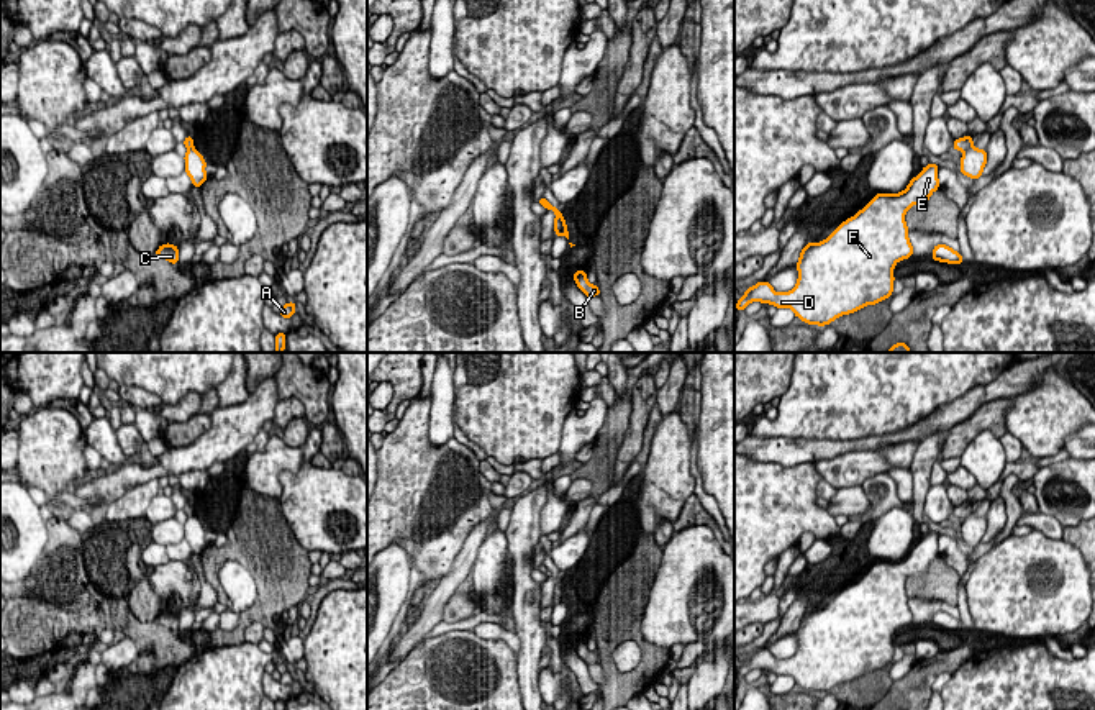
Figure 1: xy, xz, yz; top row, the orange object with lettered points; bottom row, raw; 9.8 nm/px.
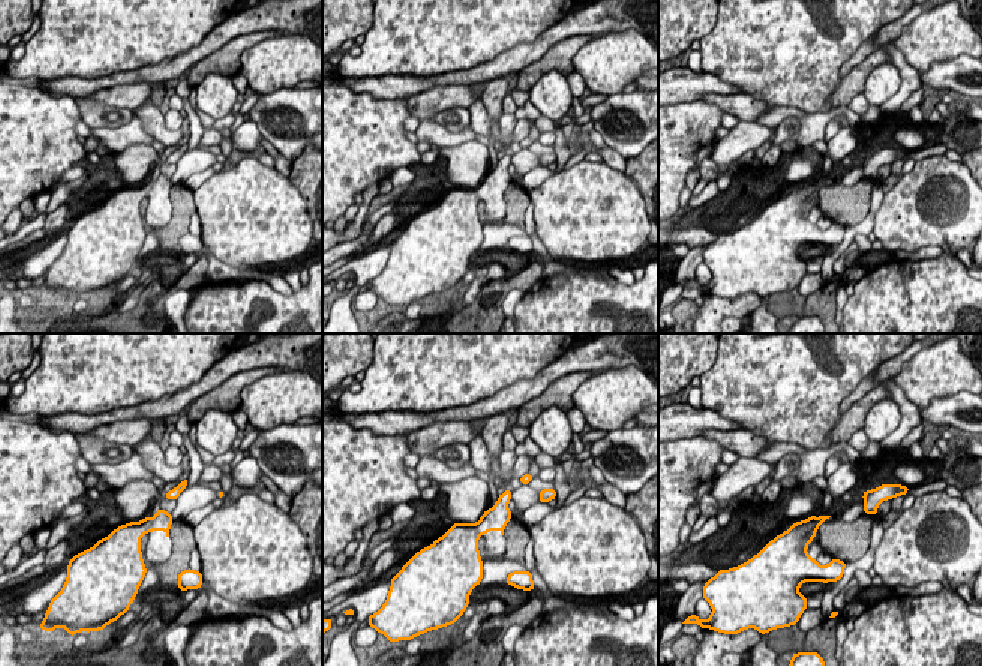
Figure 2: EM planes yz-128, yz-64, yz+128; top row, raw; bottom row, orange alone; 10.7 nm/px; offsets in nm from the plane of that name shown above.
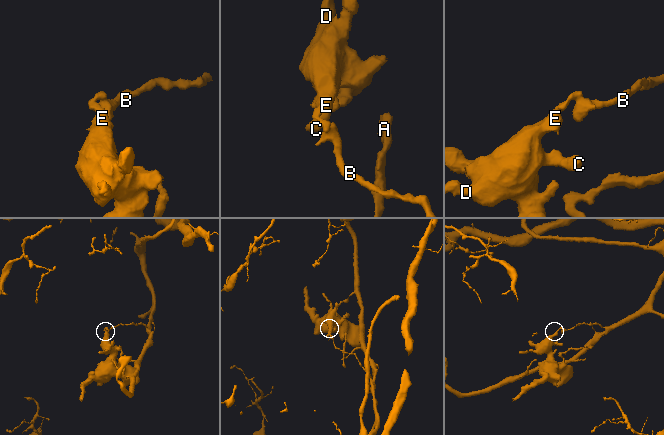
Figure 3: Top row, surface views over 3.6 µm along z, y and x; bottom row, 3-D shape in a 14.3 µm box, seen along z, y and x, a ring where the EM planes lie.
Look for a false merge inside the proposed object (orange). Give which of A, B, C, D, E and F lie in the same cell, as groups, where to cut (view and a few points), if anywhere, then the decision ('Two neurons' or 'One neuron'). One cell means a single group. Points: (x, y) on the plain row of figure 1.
Groups: A C D E F / B. Split along yz (972, 510), (964, 518). Two neurons

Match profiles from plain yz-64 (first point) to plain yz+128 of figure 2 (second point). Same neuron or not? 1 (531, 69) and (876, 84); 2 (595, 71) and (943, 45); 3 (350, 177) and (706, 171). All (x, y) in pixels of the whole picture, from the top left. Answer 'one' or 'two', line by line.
1: two
2: one
3: two

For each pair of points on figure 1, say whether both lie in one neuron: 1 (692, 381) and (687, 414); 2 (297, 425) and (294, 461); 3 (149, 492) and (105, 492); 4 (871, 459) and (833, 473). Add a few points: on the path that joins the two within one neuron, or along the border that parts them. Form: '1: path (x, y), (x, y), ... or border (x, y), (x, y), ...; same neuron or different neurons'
1: path (690, 389), (689, 405); same neuron
2: border (279, 433), (287, 445), (300, 448); different neurons
3: border (158, 477), (128, 489), (105, 505); different neurons
4: path (861, 464), (843, 471); same neuron

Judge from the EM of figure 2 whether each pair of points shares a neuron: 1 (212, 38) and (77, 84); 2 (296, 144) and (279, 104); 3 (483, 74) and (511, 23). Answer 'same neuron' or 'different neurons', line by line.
1: same neuron
2: same neuron
3: different neurons

